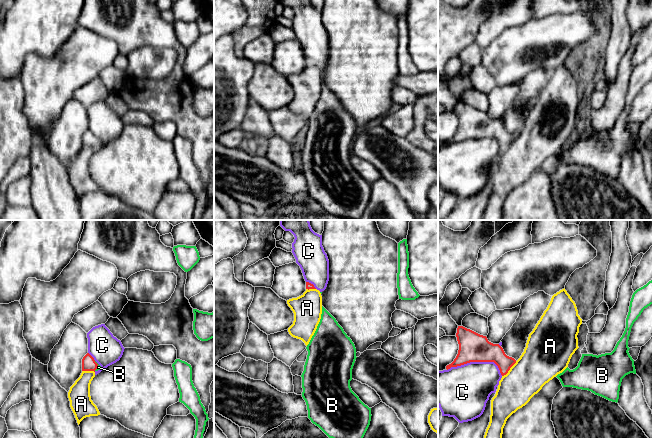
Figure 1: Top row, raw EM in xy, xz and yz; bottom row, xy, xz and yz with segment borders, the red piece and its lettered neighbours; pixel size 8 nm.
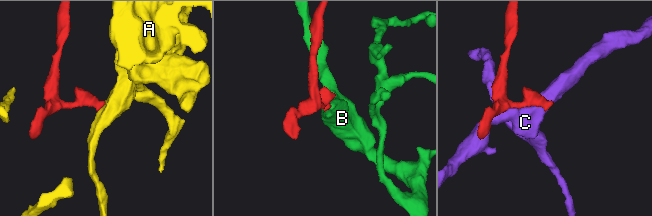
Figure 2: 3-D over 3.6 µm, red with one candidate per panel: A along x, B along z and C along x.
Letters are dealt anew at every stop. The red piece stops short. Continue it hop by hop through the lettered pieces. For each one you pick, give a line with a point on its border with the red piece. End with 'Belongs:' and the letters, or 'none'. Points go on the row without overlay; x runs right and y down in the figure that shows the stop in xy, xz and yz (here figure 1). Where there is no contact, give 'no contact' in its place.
B: contact xy (97, 141)
Belongs: B

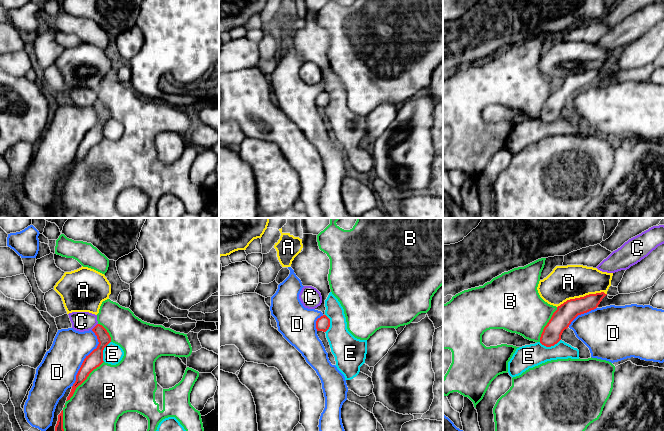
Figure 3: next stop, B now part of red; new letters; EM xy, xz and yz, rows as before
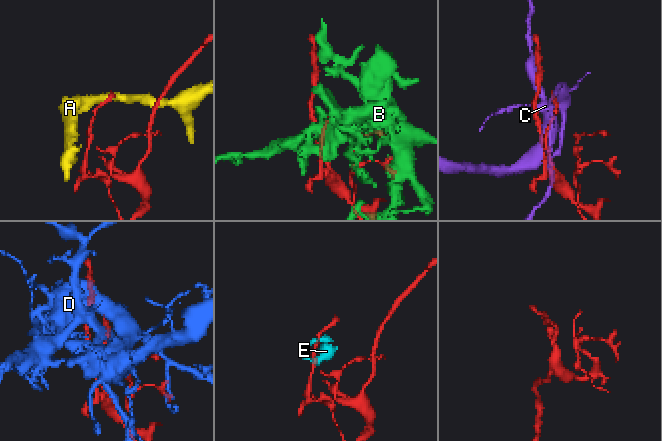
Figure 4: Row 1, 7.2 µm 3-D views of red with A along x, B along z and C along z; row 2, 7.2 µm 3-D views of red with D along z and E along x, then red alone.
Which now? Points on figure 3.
Belongs: none

